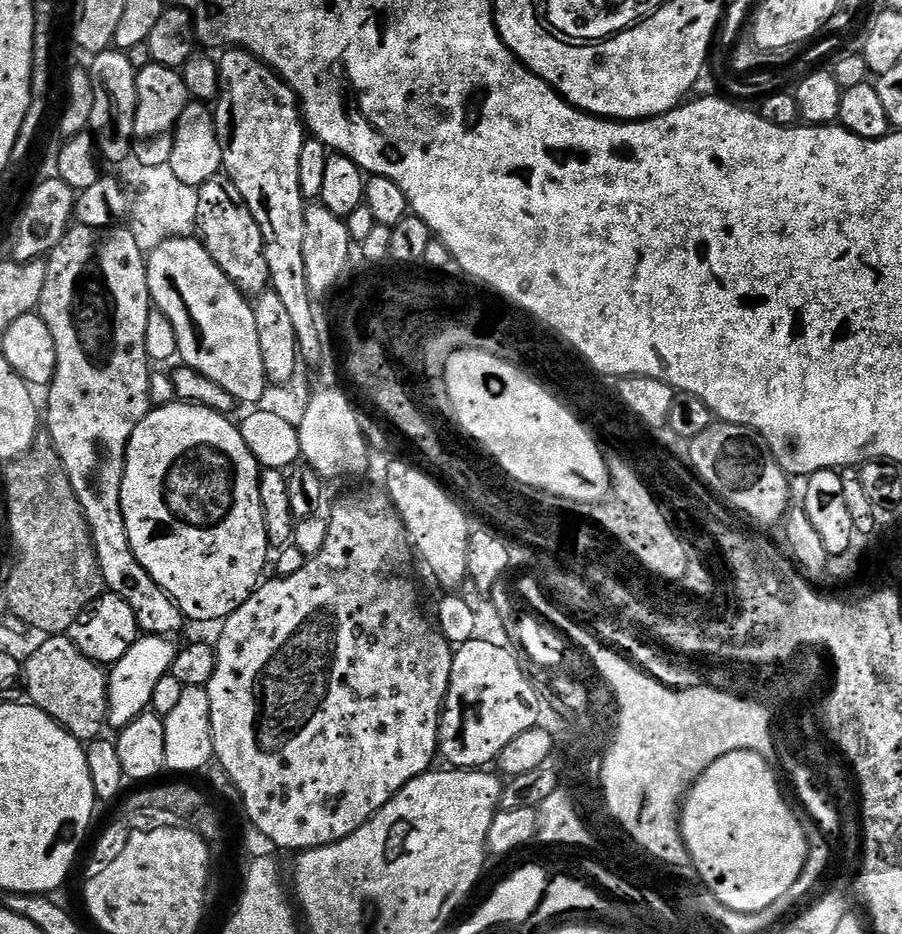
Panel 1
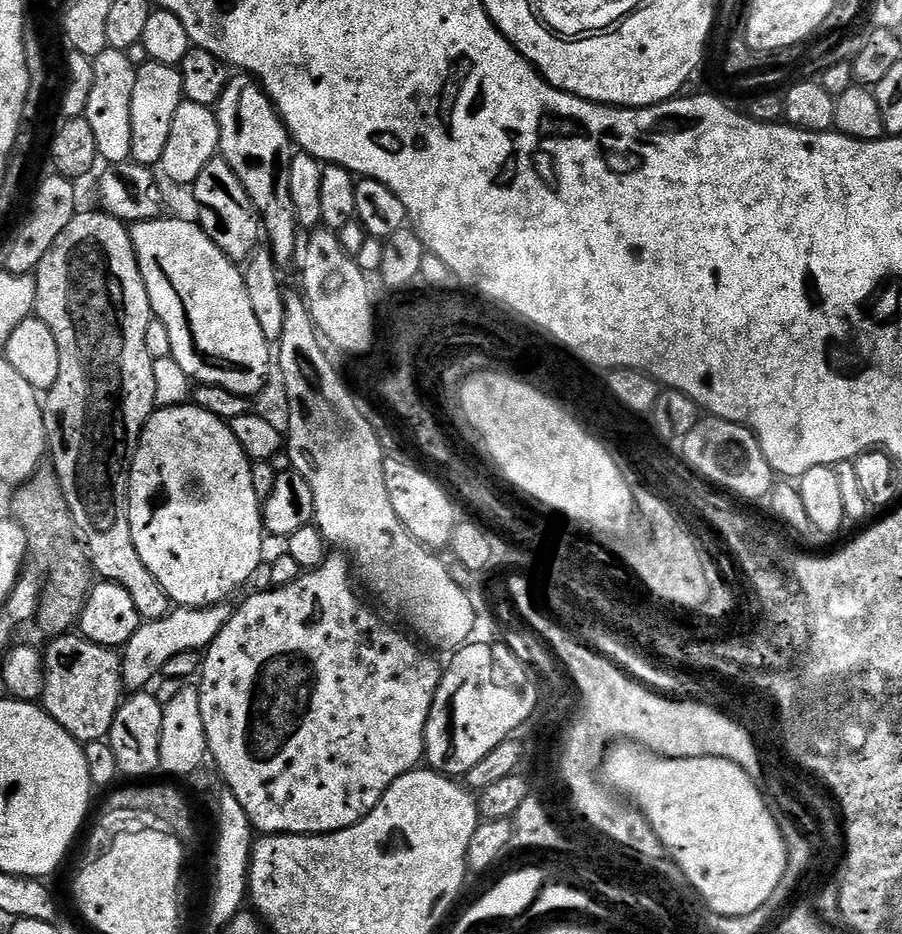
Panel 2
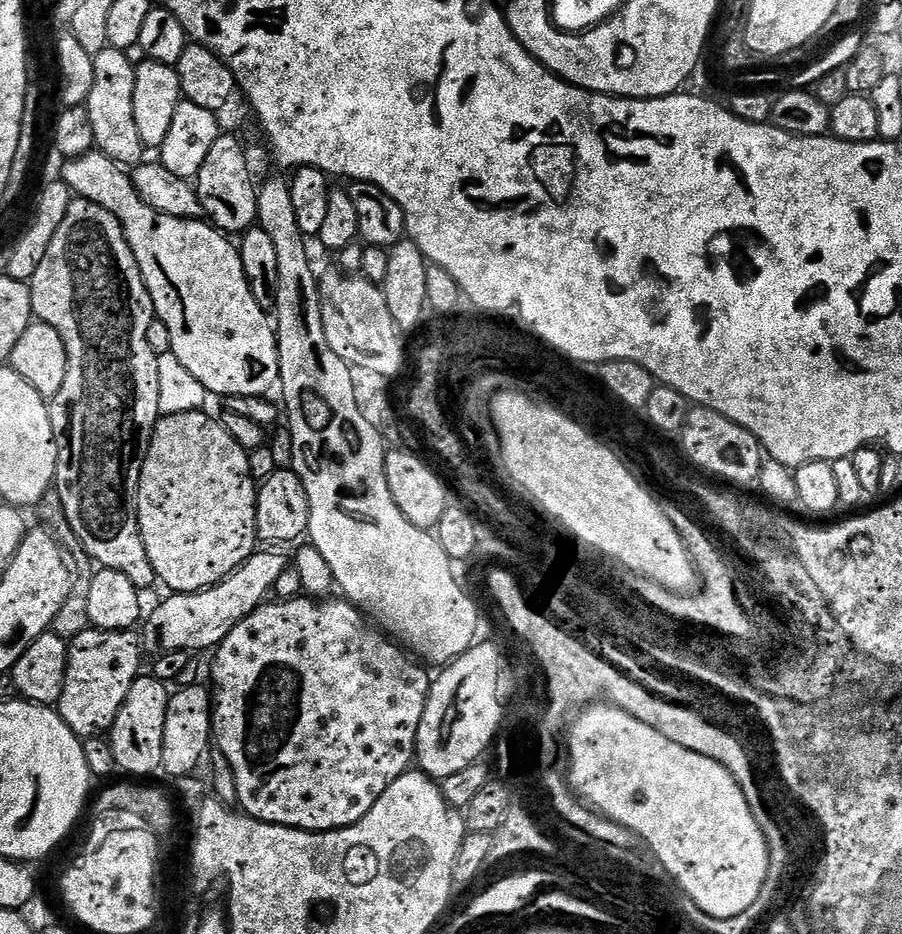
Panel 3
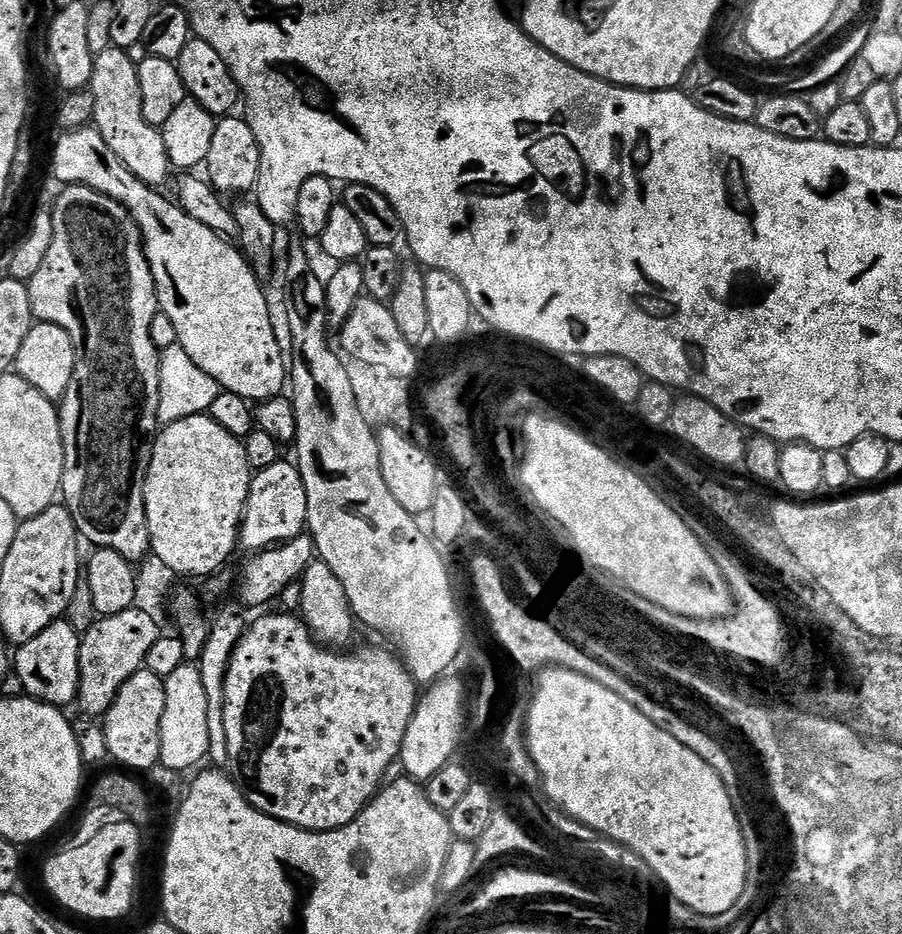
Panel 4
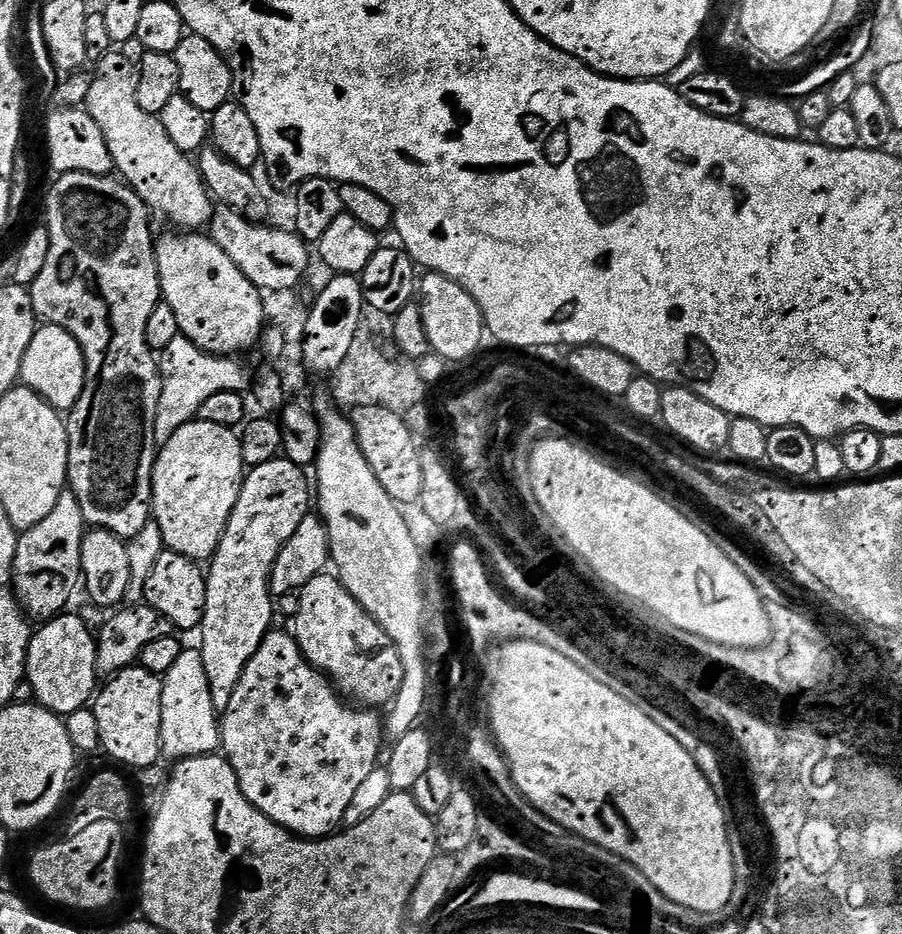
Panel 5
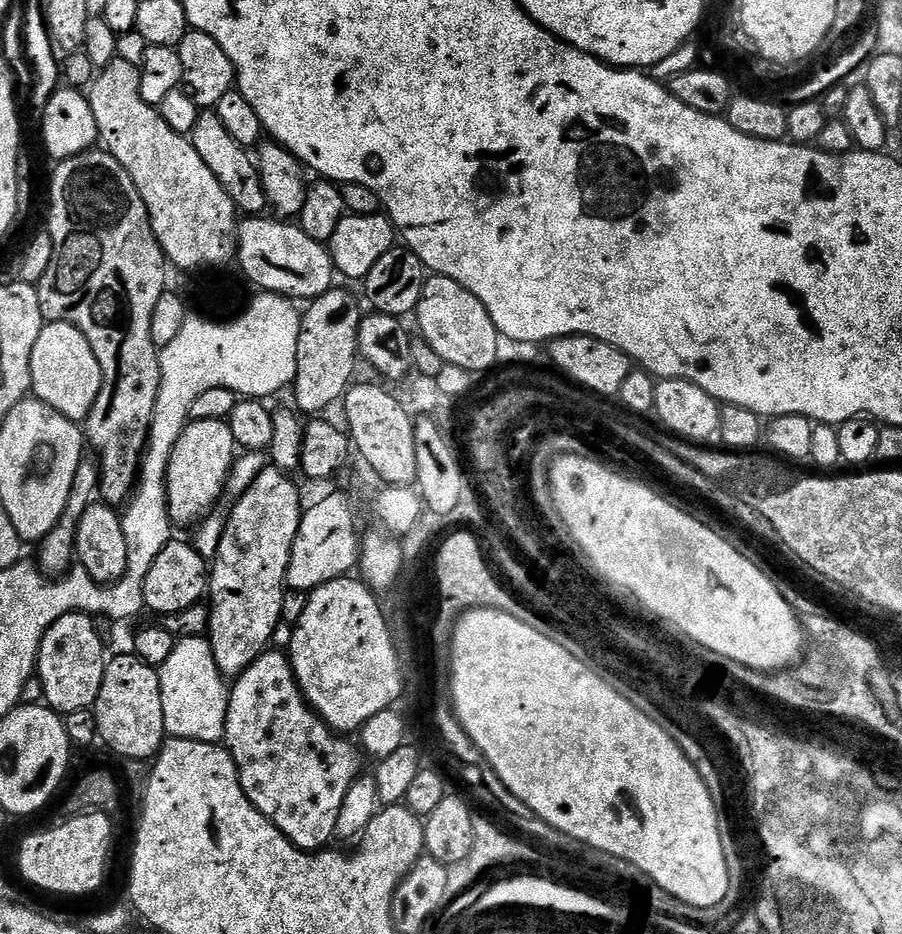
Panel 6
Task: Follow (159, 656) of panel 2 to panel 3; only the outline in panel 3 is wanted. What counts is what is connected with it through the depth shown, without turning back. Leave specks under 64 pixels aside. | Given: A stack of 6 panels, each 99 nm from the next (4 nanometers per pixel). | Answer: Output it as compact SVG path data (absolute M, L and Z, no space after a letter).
M257 550L252 557L242 566L238 566L220 584L215 584L212 588L203 588L201 592L178 592L165 595L165 600L153 610L147 613L143 621L142 629L142 648L145 653L159 654L170 650L193 650L192 648L215 649L238 626L238 622L245 620L250 613L269 599L278 577L282 575L286 561L276 552L263 552Z

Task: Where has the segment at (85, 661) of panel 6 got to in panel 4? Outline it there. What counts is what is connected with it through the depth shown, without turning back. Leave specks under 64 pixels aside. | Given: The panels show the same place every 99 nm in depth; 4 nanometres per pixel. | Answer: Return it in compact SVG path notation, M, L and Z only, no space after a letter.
M67 619L55 620L38 638L19 645L14 652L14 673L22 678L27 695L43 704L65 706L80 695L80 637Z

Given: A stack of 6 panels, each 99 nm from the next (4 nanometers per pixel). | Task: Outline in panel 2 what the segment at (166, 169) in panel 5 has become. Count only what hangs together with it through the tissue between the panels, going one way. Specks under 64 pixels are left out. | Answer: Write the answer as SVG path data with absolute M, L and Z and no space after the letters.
M108 47L92 60L94 82L90 102L86 102L83 117L88 120L97 143L97 154L105 165L127 164L132 160L130 102L134 98L134 78L137 65L130 62L127 52Z

